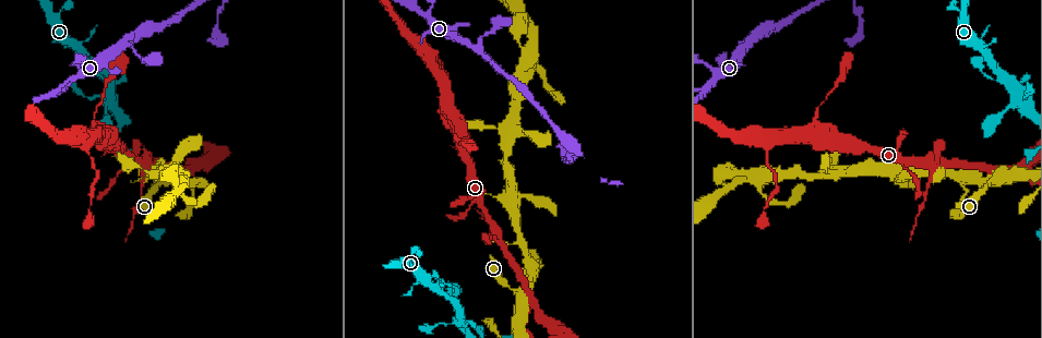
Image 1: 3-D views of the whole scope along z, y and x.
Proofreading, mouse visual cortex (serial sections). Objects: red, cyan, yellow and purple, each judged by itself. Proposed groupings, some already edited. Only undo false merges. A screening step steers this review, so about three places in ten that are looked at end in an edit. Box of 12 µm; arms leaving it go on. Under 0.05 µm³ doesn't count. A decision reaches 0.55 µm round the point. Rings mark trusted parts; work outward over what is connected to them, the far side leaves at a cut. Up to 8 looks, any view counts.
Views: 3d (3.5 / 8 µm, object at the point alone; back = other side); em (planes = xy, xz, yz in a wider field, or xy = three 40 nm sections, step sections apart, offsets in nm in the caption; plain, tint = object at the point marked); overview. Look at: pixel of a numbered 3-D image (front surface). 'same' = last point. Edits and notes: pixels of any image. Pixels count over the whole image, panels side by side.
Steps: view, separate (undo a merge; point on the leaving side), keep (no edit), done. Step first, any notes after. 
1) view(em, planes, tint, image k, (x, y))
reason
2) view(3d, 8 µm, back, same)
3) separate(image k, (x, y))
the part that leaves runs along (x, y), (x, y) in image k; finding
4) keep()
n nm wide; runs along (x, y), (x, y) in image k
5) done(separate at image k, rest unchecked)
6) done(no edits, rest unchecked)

view(3d, 3.5 µm, back, image 1, (982, 73))
closes a loop

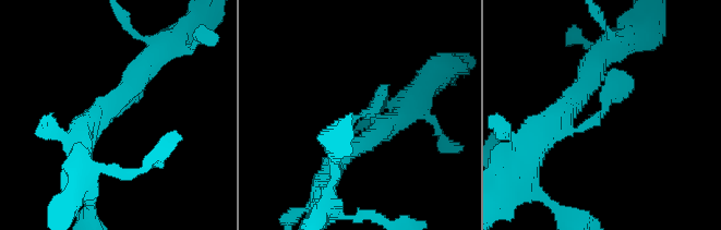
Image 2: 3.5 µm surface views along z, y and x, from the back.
view(em, xy, step 2, tint, image 2, (604, 112))
now the EM

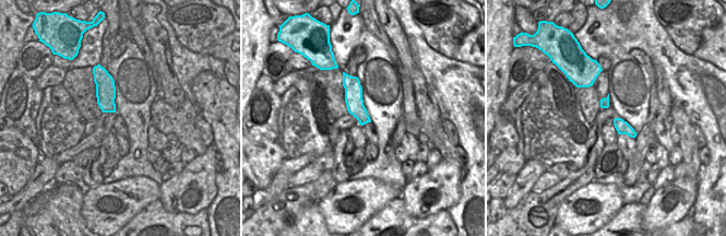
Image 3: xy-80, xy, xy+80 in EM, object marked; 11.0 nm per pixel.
view(em, xy, step 1, tint, same)

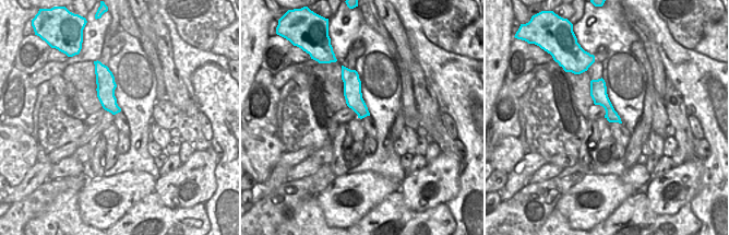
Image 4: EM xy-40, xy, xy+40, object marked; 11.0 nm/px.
keep()
runs along (345, 71), (361, 115) in image 4; one cell here

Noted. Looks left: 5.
view(3d, 3.5 µm, image 1, (933, 162))
arms part here

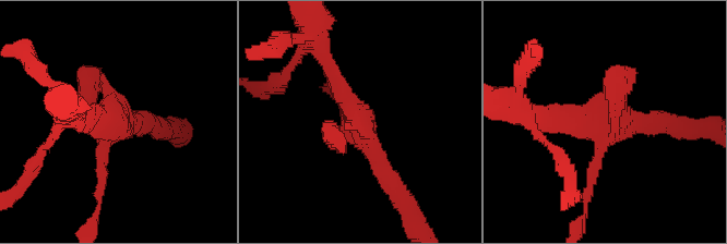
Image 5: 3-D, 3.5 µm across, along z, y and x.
view(em, xy, step 5, tint, image 5, (116, 124))
need the tissue

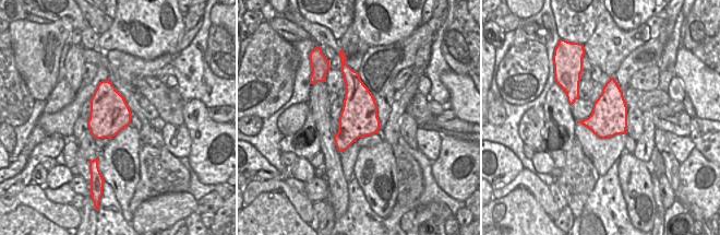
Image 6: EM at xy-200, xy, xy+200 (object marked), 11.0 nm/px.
keep()
runs along (325, 62), (392, 185) in image 5; all the same cell

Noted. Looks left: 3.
view(3d, 3.5 µm, back, image 1, (766, 140))
abrupt turn

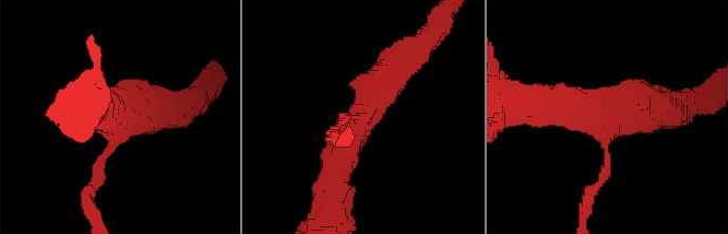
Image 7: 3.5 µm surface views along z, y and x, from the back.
view(em, xy, step 2, tint, image 7, (603, 115))
3 arms; arms of 150, 450, 500 nm

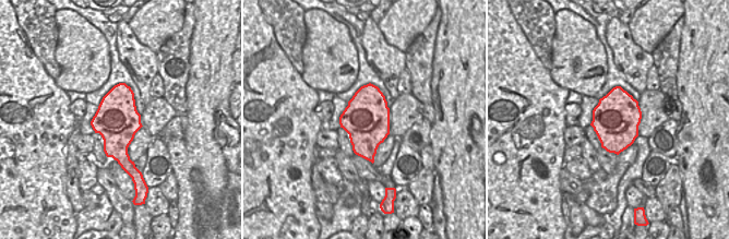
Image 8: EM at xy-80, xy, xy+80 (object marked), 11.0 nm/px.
keep()
continuous, no second cell

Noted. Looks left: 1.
done(no edits, rest unchecked)

